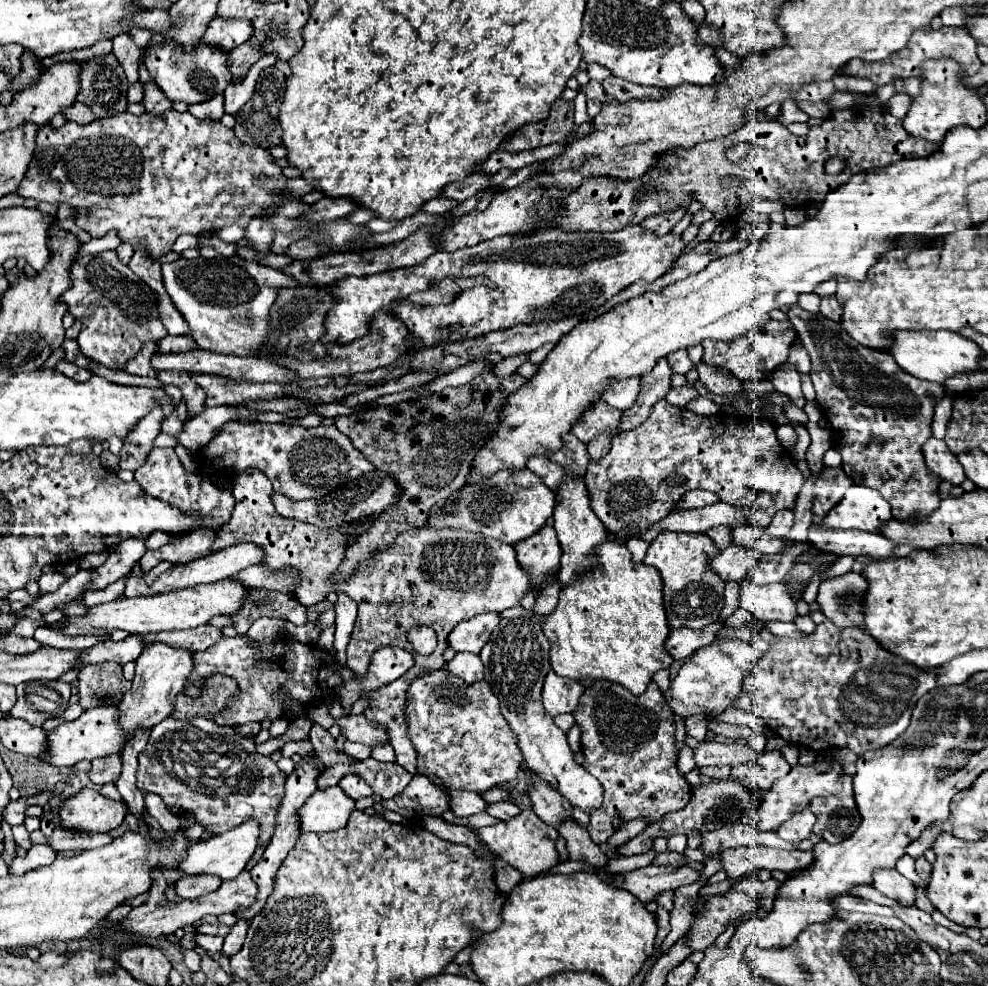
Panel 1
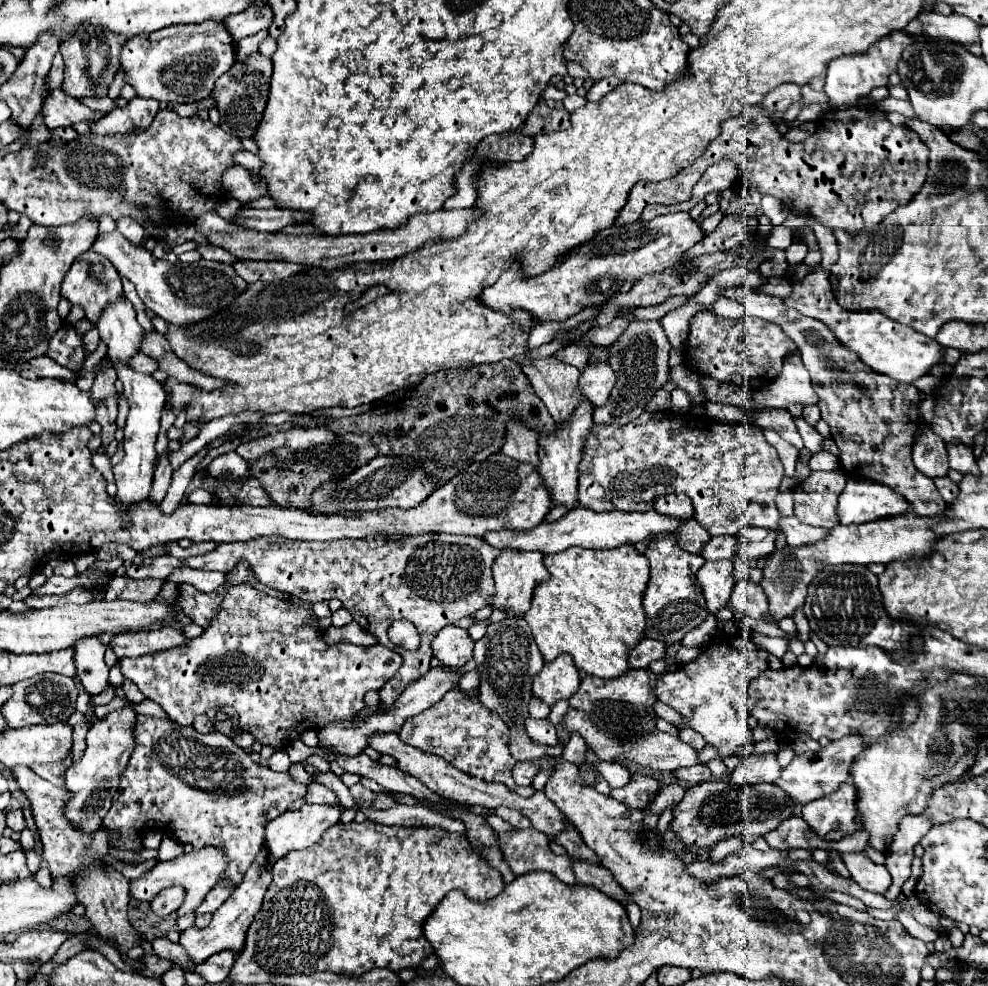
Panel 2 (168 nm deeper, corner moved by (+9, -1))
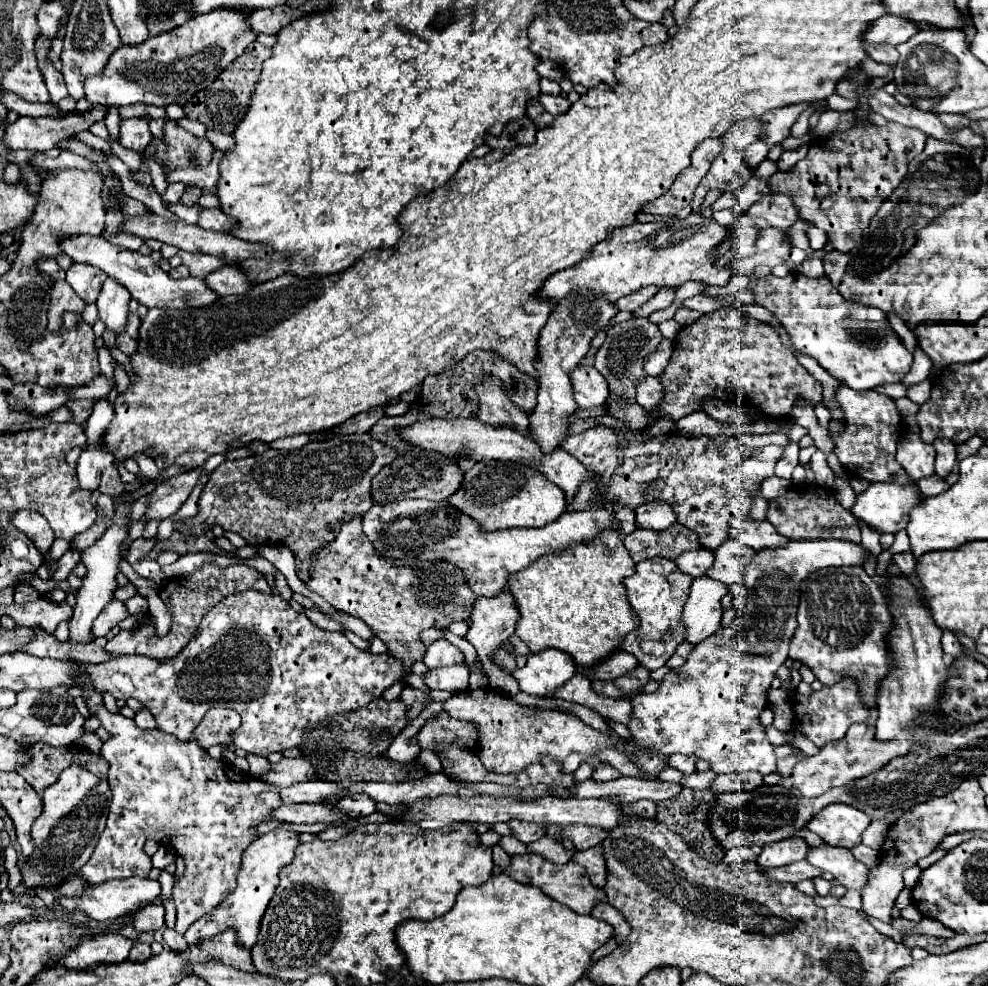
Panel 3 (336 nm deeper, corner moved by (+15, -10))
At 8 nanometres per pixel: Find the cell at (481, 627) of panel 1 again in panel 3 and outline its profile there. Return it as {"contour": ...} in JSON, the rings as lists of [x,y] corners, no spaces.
{"contour":[[[438,639],[428,647],[424,663],[428,669],[440,669],[448,665],[466,665],[462,651],[446,639]]]}

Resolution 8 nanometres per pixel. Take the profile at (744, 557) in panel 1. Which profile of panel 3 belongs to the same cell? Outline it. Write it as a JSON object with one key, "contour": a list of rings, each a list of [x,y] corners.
{"contour":[[[708,575],[696,577],[690,587],[688,601],[684,605],[682,623],[686,625],[686,641],[700,643],[720,627],[722,603],[720,599],[728,593],[728,585],[710,579]]]}

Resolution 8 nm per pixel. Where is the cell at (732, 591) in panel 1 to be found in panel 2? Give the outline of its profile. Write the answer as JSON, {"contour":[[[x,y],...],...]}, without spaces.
{"contour":[[[710,614],[700,626],[696,626],[692,632],[686,634],[686,638],[682,640],[682,646],[700,646],[708,642],[716,634],[716,624],[718,624],[716,616]]]}

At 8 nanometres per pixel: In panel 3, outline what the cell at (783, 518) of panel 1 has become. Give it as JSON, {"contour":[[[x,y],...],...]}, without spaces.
{"contour":[[[728,539],[714,551],[714,555],[716,561],[706,571],[706,575],[726,585],[740,585],[744,583],[744,569],[754,559],[756,551],[736,539]]]}

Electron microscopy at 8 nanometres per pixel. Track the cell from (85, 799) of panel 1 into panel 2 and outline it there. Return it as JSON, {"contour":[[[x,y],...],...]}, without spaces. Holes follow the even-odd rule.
{"contour":[[[14,766],[10,770],[20,790],[30,800],[36,830],[42,842],[42,856],[50,874],[54,878],[68,876],[70,882],[74,882],[74,890],[78,890],[78,904],[86,908],[86,918],[92,922],[94,930],[98,930],[102,938],[112,938],[122,954],[126,954],[132,946],[138,946],[140,934],[134,932],[126,916],[130,900],[128,896],[130,882],[122,876],[122,872],[118,872],[112,866],[108,858],[108,832],[100,828],[94,834],[82,834],[78,828],[72,828],[72,824],[64,818],[62,810],[66,800],[70,798],[70,792],[66,788],[46,782],[44,778],[34,774],[28,766]],[[102,866],[110,866],[110,870],[102,870]]]}

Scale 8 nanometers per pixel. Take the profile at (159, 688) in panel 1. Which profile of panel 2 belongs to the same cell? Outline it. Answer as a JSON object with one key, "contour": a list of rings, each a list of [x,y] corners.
{"contour":[[[128,706],[116,712],[110,712],[106,718],[96,720],[92,730],[86,736],[84,756],[72,764],[66,774],[66,790],[70,792],[70,800],[64,806],[64,814],[74,828],[80,828],[84,834],[92,834],[102,826],[102,818],[108,814],[112,806],[114,792],[118,790],[118,778],[128,764],[128,758],[134,750],[134,726],[136,712]]]}

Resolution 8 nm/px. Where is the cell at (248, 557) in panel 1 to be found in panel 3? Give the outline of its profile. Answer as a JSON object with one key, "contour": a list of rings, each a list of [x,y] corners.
{"contour":[[[112,599],[112,603],[108,603],[108,607],[104,607],[104,611],[98,615],[96,623],[94,623],[94,635],[106,635],[114,625],[118,625],[120,621],[124,621],[128,617],[128,609],[124,605],[124,601],[120,599]]]}

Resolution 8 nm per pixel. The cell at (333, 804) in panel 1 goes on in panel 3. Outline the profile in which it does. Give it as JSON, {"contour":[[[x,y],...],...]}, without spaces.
{"contour":[[[274,829],[270,833],[260,835],[256,841],[252,841],[244,849],[242,869],[238,873],[238,887],[234,889],[234,893],[230,893],[224,899],[224,903],[220,903],[220,907],[216,907],[210,915],[204,915],[204,919],[198,919],[196,923],[192,923],[188,927],[188,931],[184,933],[184,939],[192,945],[192,943],[198,943],[200,939],[216,935],[220,931],[236,929],[238,931],[238,943],[242,947],[250,949],[252,943],[256,943],[260,919],[262,919],[262,915],[264,915],[264,911],[268,907],[272,891],[276,889],[278,873],[280,873],[280,869],[284,865],[292,863],[298,845],[300,845],[298,833],[296,831],[288,831],[288,829]]]}

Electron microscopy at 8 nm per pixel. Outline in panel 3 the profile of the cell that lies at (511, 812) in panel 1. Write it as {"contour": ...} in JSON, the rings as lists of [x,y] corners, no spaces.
{"contour":[[[510,819],[508,825],[514,831],[514,837],[520,839],[522,843],[536,841],[536,839],[544,837],[544,831],[546,831],[544,825],[534,825],[534,823],[528,823],[528,821],[518,821],[518,819]]]}

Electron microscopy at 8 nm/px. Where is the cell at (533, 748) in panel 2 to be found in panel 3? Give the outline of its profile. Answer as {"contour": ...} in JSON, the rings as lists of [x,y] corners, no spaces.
{"contour":[[[490,687],[452,695],[444,703],[444,711],[448,711],[456,719],[470,721],[480,727],[482,745],[478,757],[484,763],[484,767],[494,773],[520,773],[524,767],[532,765],[540,757],[552,757],[554,761],[562,763],[568,755],[580,753],[584,759],[592,759],[608,749],[628,755],[628,759],[638,765],[644,779],[658,779],[660,773],[668,767],[668,757],[658,753],[654,747],[644,747],[632,739],[622,739],[622,737],[614,739],[586,725],[574,713],[544,711],[538,707],[518,705],[512,699],[500,695],[500,691]]]}

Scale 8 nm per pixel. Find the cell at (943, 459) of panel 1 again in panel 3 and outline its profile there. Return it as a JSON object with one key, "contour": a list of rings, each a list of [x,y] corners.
{"contour":[[[906,433],[900,437],[896,461],[904,467],[912,481],[920,481],[934,475],[936,451],[932,445],[924,443],[918,433]]]}

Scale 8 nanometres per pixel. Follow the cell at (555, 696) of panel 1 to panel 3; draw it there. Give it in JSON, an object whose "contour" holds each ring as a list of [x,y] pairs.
{"contour":[[[562,651],[532,653],[522,669],[514,671],[520,689],[536,697],[554,697],[554,693],[576,673],[570,655]]]}

